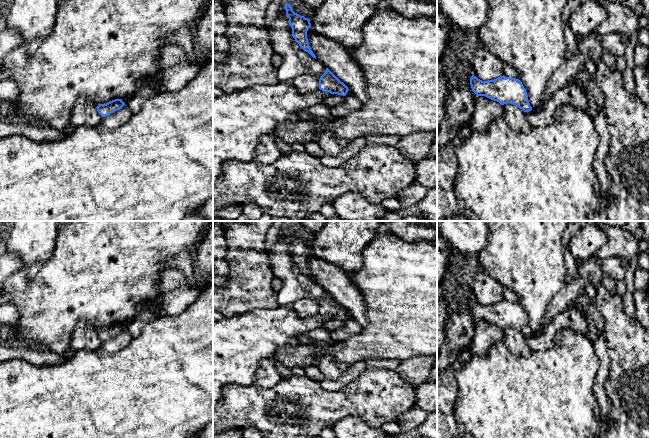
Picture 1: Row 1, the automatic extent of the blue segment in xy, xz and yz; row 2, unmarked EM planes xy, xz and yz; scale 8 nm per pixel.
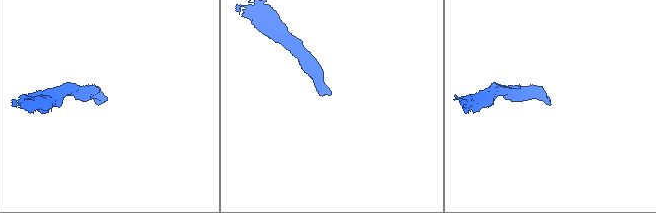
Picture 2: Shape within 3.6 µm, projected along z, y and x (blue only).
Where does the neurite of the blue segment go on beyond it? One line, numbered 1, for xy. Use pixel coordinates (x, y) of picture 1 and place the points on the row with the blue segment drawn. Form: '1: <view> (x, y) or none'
1: none

